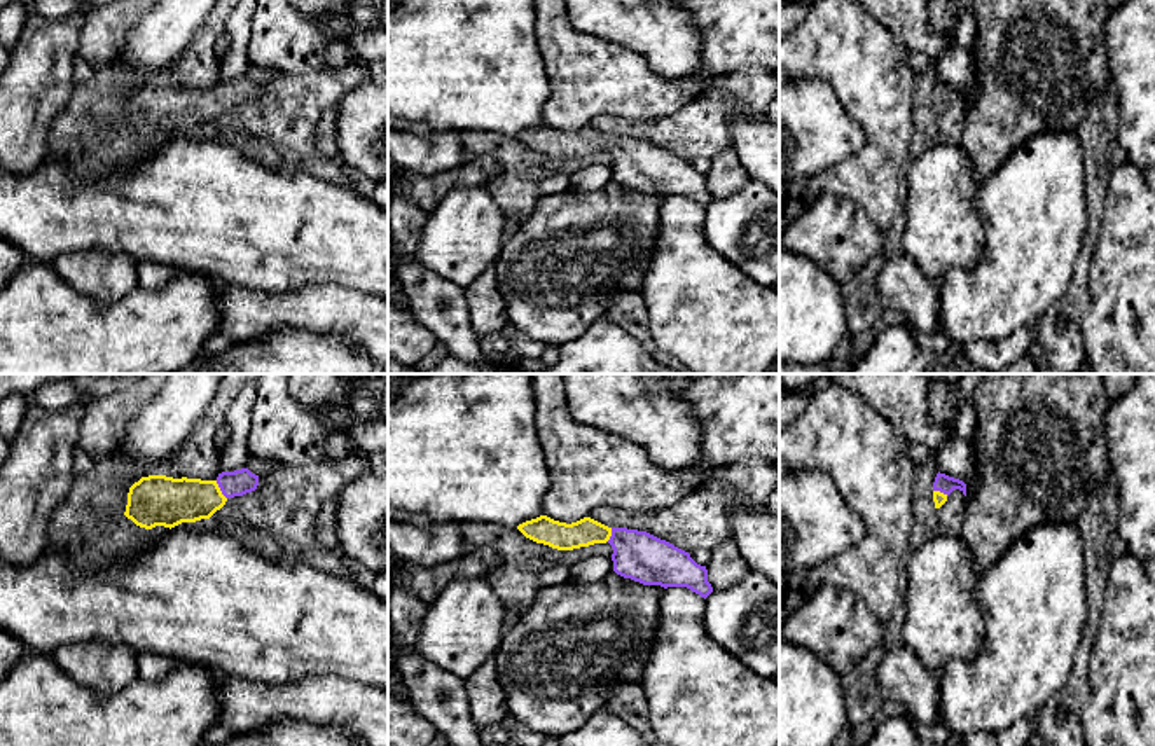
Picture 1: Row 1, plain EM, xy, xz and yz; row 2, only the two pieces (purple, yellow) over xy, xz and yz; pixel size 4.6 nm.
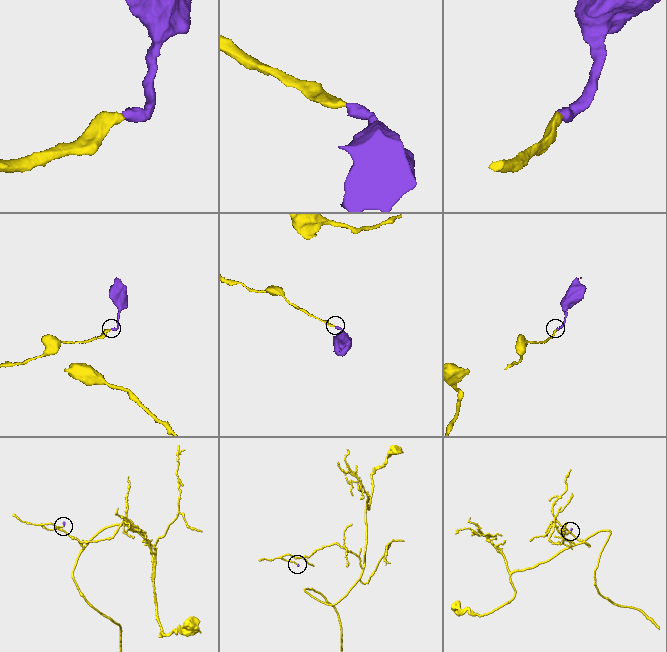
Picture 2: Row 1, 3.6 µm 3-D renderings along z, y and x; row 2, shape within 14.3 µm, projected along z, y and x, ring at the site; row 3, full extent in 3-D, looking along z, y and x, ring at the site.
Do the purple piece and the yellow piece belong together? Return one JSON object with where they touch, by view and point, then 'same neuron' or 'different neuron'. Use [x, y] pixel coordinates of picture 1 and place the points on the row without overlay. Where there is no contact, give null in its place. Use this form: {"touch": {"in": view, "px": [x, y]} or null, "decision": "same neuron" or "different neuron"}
{"touch": {"in": "xy", "px": [221, 98]}, "decision": "same neuron"}

